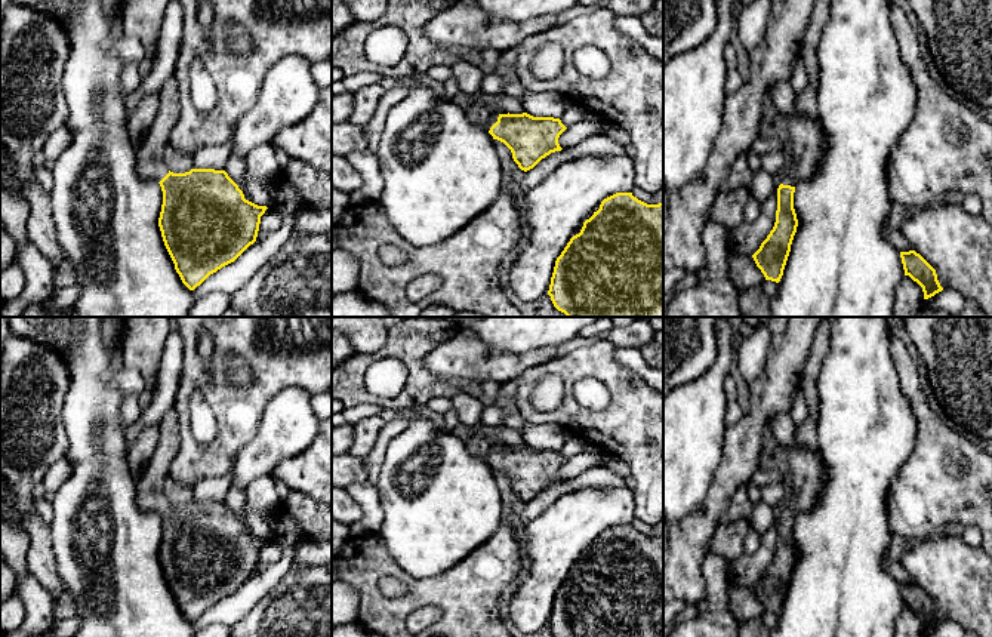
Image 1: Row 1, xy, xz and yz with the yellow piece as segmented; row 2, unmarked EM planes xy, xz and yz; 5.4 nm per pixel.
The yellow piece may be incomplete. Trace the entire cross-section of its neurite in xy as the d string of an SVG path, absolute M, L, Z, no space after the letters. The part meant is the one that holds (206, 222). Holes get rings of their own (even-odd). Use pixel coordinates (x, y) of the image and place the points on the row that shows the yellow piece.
M173 76L160 90L158 113L136 151L136 160L138 175L161 187L163 204L158 218L161 237L182 283L194 290L210 274L234 262L256 241L261 216L268 207L246 200L225 170L191 169L185 173L173 173L167 169L163 153L179 117L179 87Z

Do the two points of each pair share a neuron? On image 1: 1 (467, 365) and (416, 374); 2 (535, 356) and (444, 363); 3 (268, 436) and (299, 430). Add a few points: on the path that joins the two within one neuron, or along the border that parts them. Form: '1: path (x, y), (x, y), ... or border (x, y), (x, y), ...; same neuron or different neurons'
1: border (422, 362), (437, 375), (464, 378); different neurons
2: path (513, 363), (467, 363); same neuron
3: path (276, 436), (292, 430); same neuron

